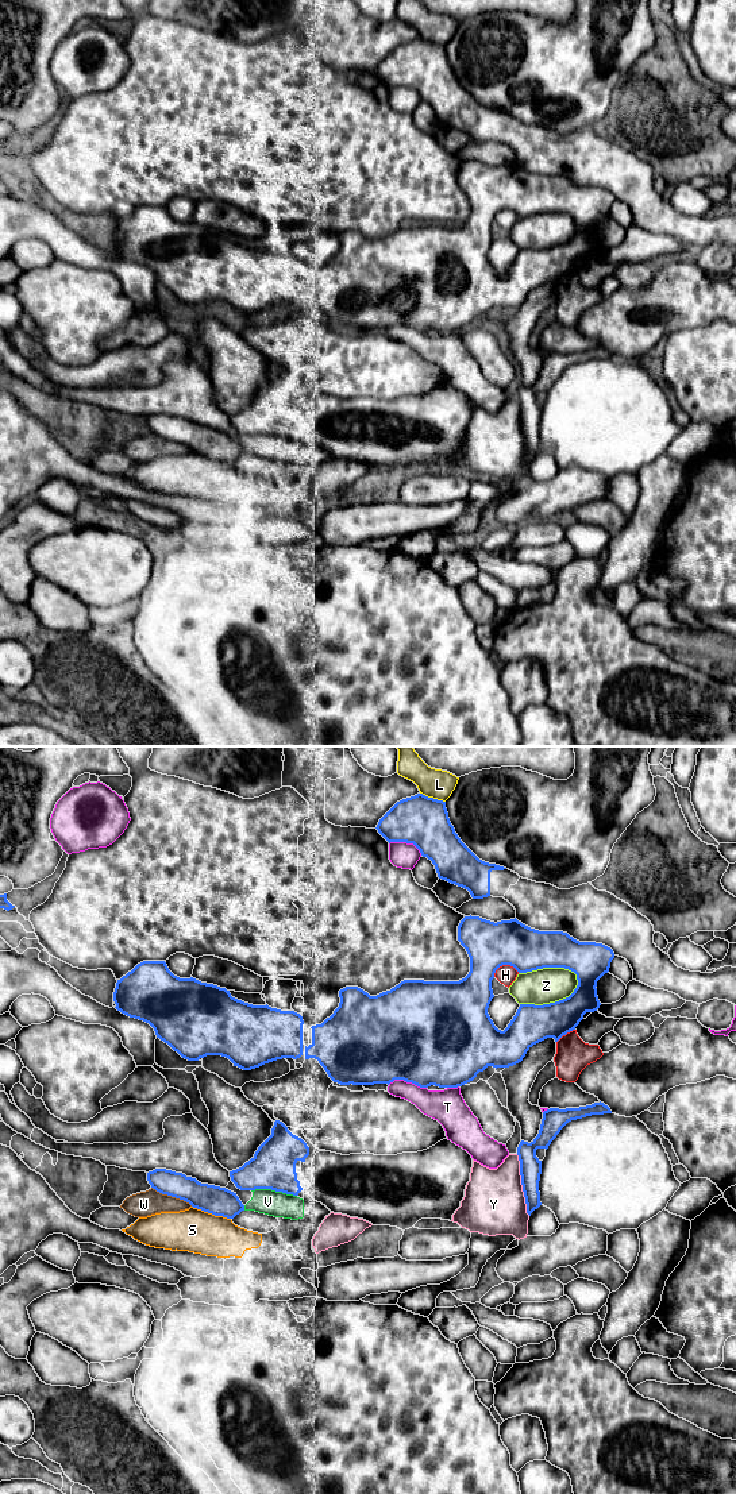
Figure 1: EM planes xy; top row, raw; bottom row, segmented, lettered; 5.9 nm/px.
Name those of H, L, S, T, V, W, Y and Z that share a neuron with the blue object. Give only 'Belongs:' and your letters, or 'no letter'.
Belongs: no letter

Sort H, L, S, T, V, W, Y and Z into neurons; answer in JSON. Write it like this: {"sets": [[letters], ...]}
{"sets": [["H"], ["L"], ["S"], ["T"], ["V", "Y"], ["W"], ["Z"]]}

